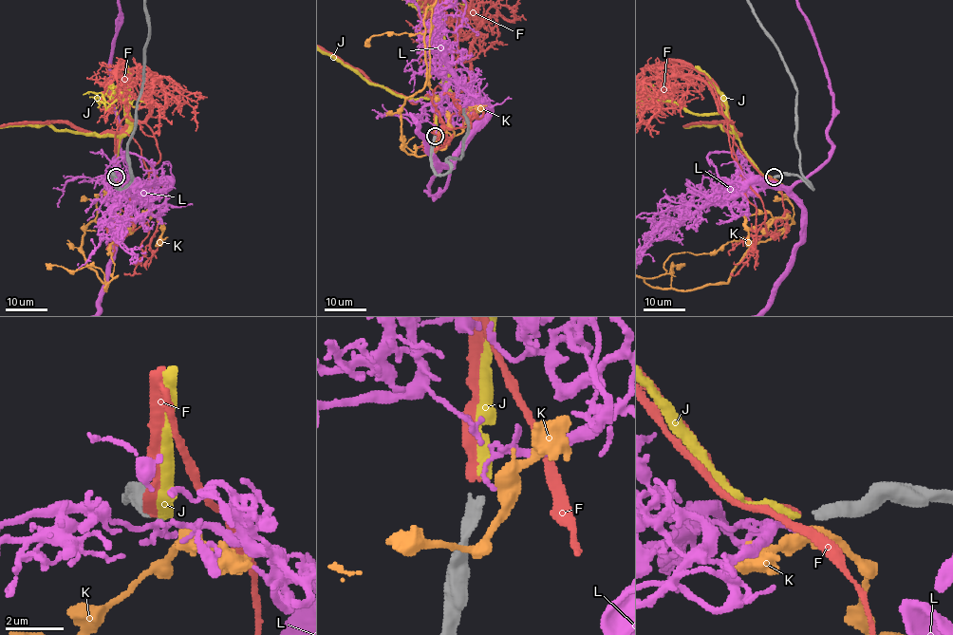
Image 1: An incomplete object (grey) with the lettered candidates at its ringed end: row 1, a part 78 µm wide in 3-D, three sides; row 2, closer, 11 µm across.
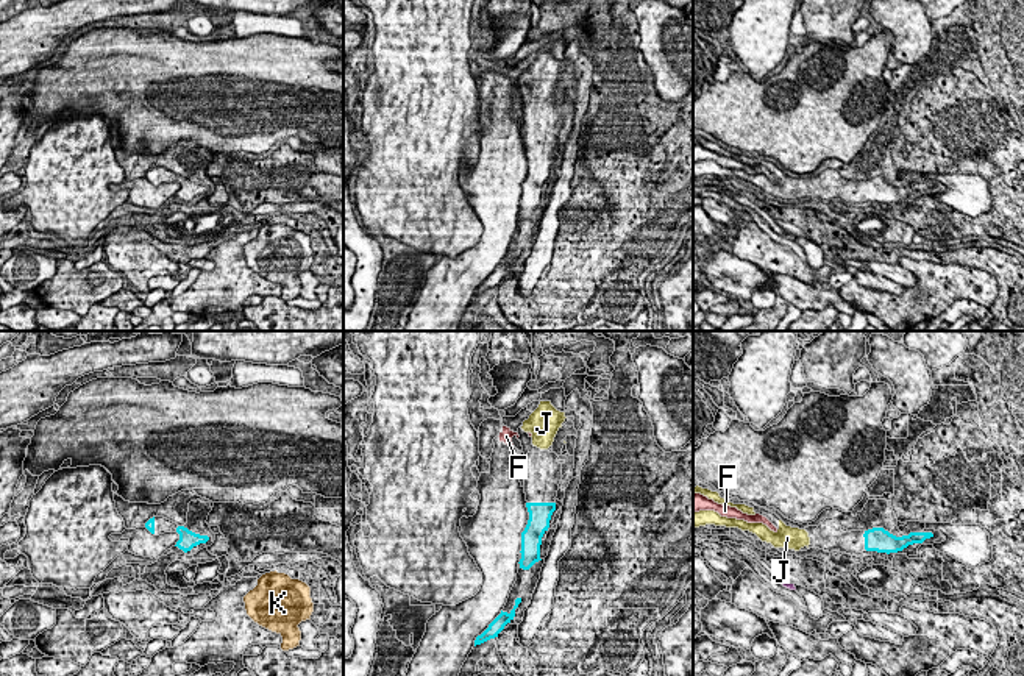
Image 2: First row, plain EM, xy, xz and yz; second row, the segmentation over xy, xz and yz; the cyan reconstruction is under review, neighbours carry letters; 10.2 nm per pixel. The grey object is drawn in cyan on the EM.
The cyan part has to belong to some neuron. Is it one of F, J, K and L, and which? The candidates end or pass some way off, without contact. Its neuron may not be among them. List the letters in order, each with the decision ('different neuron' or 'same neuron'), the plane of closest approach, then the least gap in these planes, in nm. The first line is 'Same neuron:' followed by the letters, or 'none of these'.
Same neuron: J
F: different neuron; nearest in xz; 550 nm apart
J: same neuron; nearest in xz; 550 nm apart
K: different neuron; nearest in xy; 650 nm apart
L: different neuron; nearest in yz; 800 nm apart

